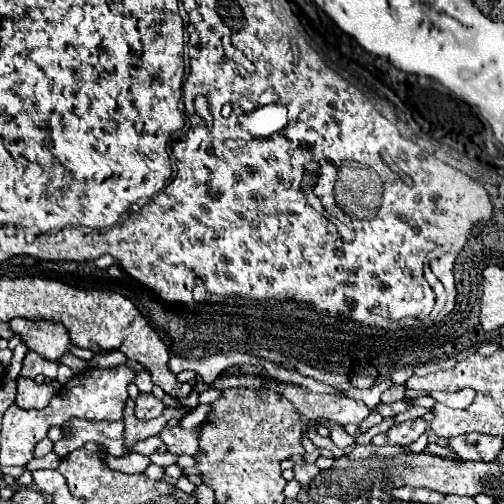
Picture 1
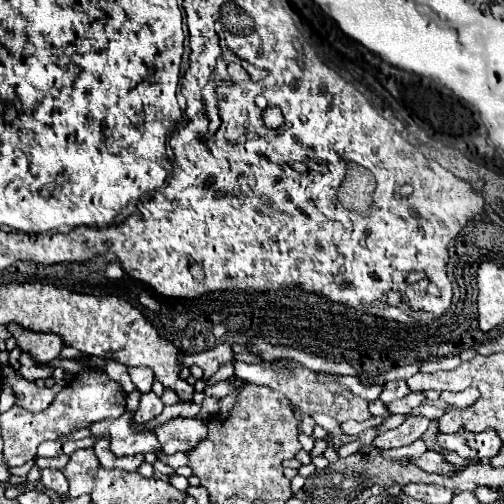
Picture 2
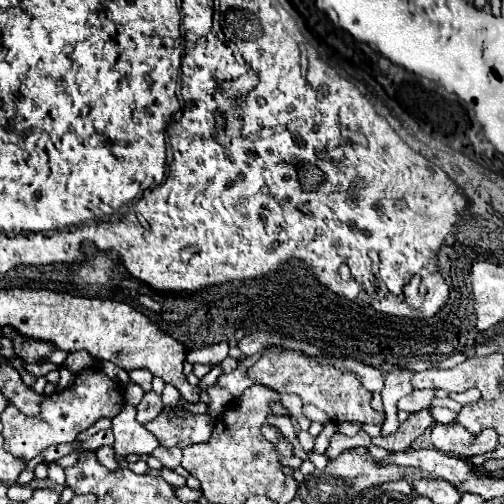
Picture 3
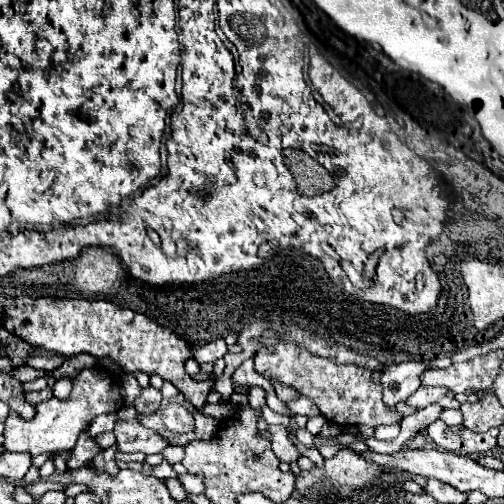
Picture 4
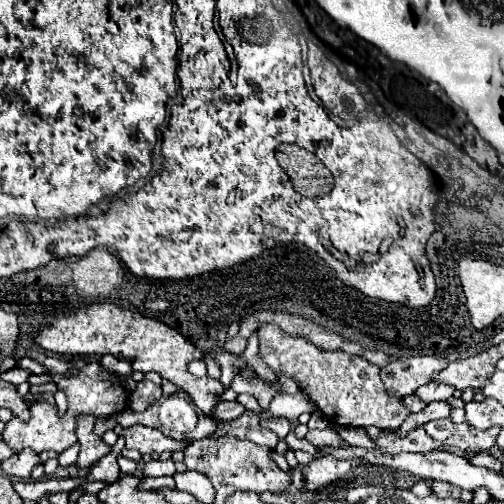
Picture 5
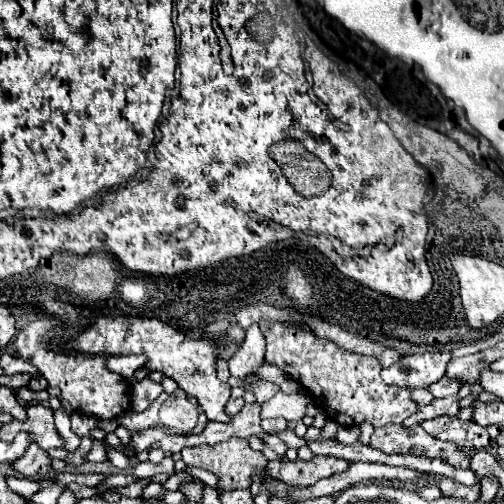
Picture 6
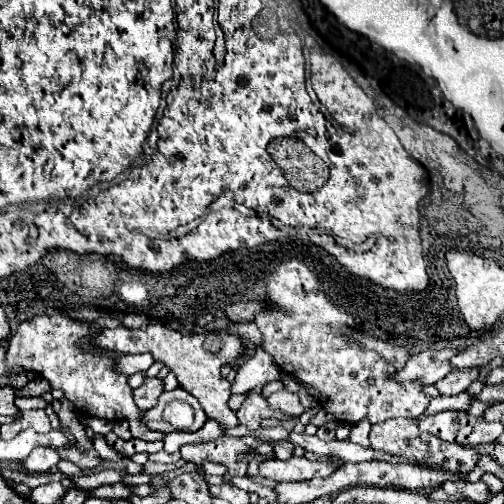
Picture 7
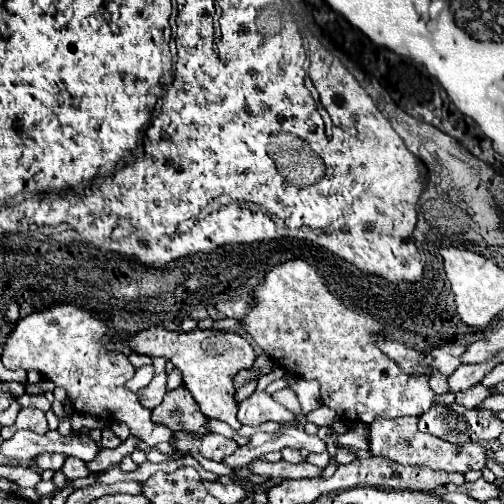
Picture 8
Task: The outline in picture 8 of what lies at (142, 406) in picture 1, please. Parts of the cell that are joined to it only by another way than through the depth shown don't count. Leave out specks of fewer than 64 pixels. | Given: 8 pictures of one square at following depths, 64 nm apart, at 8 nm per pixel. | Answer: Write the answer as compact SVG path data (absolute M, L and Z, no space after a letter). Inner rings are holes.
M160 372L154 376L154 380L152 380L152 384L148 384L148 388L138 392L138 400L140 400L140 404L144 404L144 408L152 410L162 402L164 394L168 392L166 390L166 378L168 378L168 374Z

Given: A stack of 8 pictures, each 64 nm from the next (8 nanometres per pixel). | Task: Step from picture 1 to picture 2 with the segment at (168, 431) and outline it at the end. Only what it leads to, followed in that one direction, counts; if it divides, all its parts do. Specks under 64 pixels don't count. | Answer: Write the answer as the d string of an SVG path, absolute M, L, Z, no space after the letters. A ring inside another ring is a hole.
M170 418L162 426L156 426L152 432L162 444L162 452L190 452L198 442L208 436L208 422L200 418Z

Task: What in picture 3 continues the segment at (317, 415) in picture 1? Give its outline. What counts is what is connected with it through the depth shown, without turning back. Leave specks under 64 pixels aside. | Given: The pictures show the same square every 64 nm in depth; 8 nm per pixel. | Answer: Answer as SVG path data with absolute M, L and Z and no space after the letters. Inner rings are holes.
M282 350L282 352L278 352L278 354L274 354L274 352L262 354L262 358L248 370L248 376L254 378L254 380L258 380L260 384L268 386L270 390L300 394L300 398L302 398L304 404L314 404L314 406L318 406L320 410L324 410L324 412L328 414L328 418L330 418L332 422L338 422L338 424L342 424L342 422L382 424L382 422L386 420L384 412L376 412L376 410L370 406L370 402L372 402L372 392L368 392L368 390L362 386L362 382L358 380L358 376L356 376L354 372L350 372L350 370L340 370L340 368L336 368L336 366L332 366L332 364L320 364L318 360L308 358L308 356L304 356L304 354L300 354L300 352L294 352L294 350Z

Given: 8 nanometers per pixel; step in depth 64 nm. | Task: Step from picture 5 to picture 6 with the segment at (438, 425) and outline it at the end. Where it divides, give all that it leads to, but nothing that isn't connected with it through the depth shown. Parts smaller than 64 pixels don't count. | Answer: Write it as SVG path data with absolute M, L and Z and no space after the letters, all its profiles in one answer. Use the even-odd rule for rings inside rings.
M438 416L422 422L420 426L434 438L454 442L464 452L488 448L500 434L500 426L478 426L476 422L460 420L458 416Z

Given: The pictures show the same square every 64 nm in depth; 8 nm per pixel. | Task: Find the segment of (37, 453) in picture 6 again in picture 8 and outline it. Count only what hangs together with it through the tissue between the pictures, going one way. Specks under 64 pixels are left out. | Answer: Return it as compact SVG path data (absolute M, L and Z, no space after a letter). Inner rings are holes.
M40 454L38 458L36 458L36 464L38 464L38 468L42 468L42 470L54 470L54 472L58 472L60 468L62 468L62 464L64 464L64 456L60 456L60 454Z

